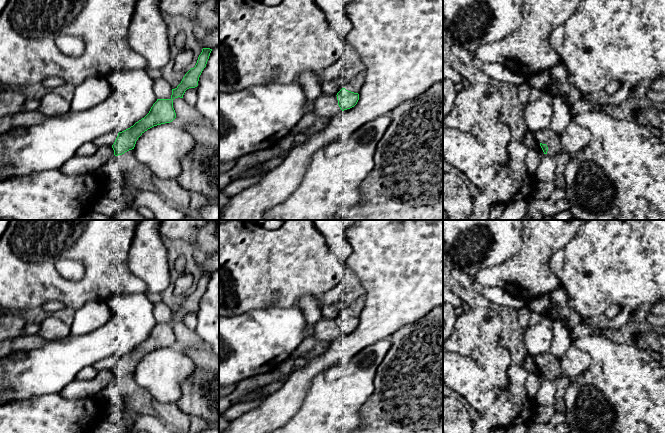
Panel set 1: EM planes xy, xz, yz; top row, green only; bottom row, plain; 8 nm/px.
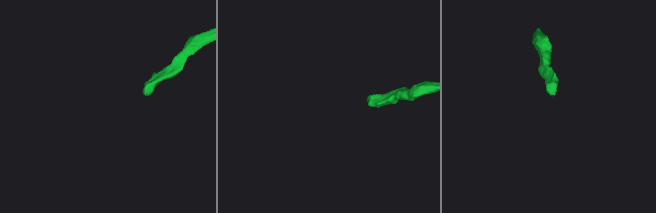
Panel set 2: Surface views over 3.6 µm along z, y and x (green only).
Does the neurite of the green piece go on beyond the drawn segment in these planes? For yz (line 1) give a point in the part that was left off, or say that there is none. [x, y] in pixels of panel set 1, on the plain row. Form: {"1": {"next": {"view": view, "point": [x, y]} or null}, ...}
{"1": {"next": null}}

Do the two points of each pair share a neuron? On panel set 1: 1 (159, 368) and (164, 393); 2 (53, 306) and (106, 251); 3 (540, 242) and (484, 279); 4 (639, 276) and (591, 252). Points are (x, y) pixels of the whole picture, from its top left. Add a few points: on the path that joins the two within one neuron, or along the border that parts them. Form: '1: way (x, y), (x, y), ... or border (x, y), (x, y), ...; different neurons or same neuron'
1: way (162, 374), (164, 387); same neuron
2: border (40, 306), (52, 300), (59, 300), (66, 306); different neurons
3: way (526, 256), (506, 276), (498, 276); same neuron
4: way (627, 264), (622, 259), (603, 259); same neuron

